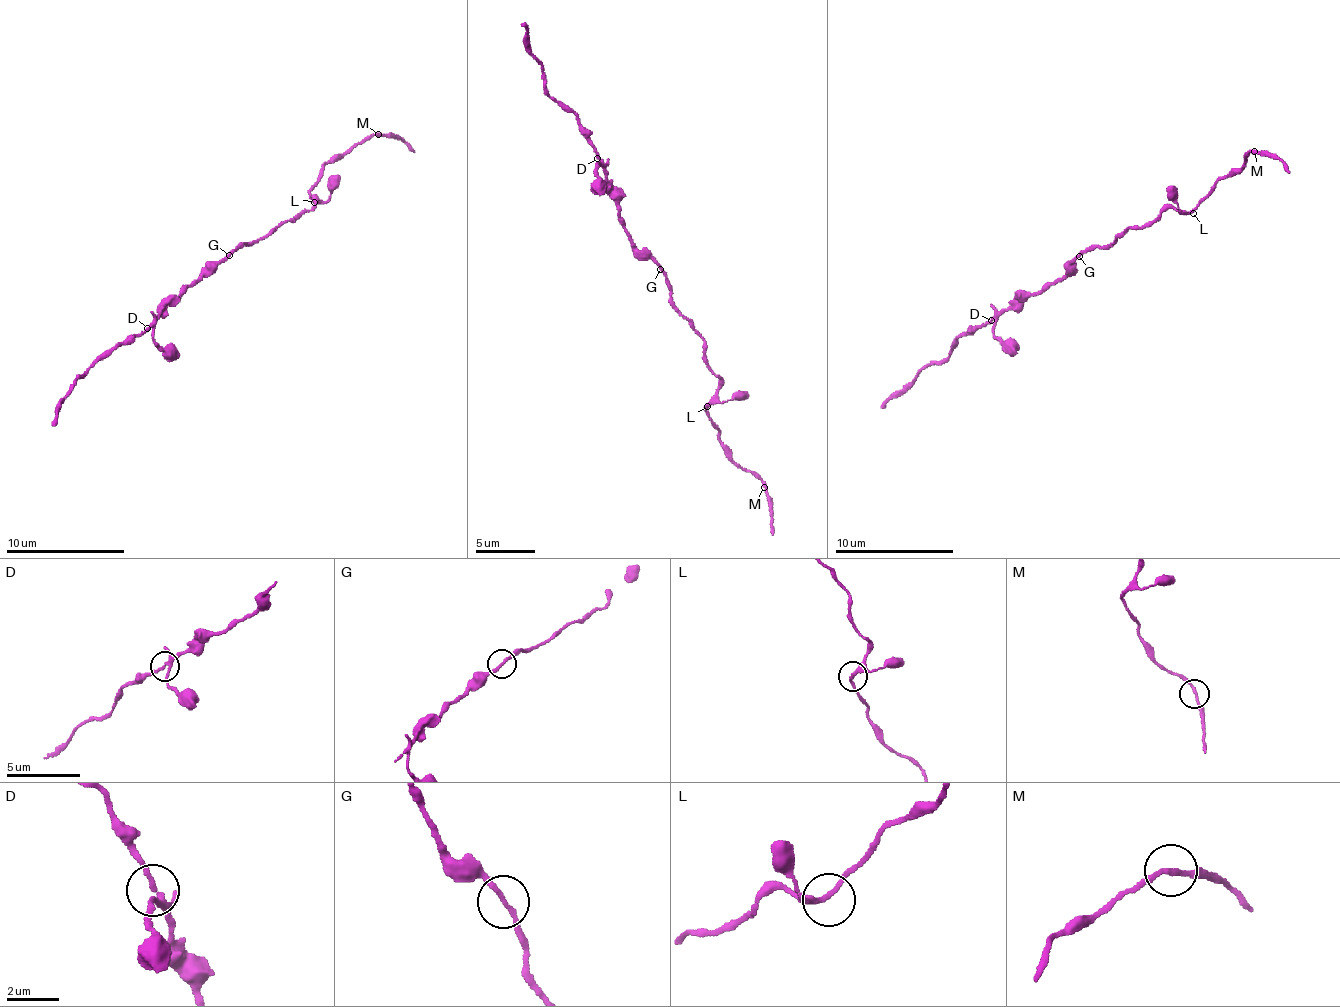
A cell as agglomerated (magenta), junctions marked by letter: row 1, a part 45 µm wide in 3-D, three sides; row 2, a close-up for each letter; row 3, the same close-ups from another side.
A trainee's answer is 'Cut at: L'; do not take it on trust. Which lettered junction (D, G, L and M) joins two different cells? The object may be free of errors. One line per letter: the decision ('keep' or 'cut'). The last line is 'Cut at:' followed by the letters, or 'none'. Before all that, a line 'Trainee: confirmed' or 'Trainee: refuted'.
Trainee: refuted
D: keep
G: keep
L: keep
M: keep
Cut at: none

